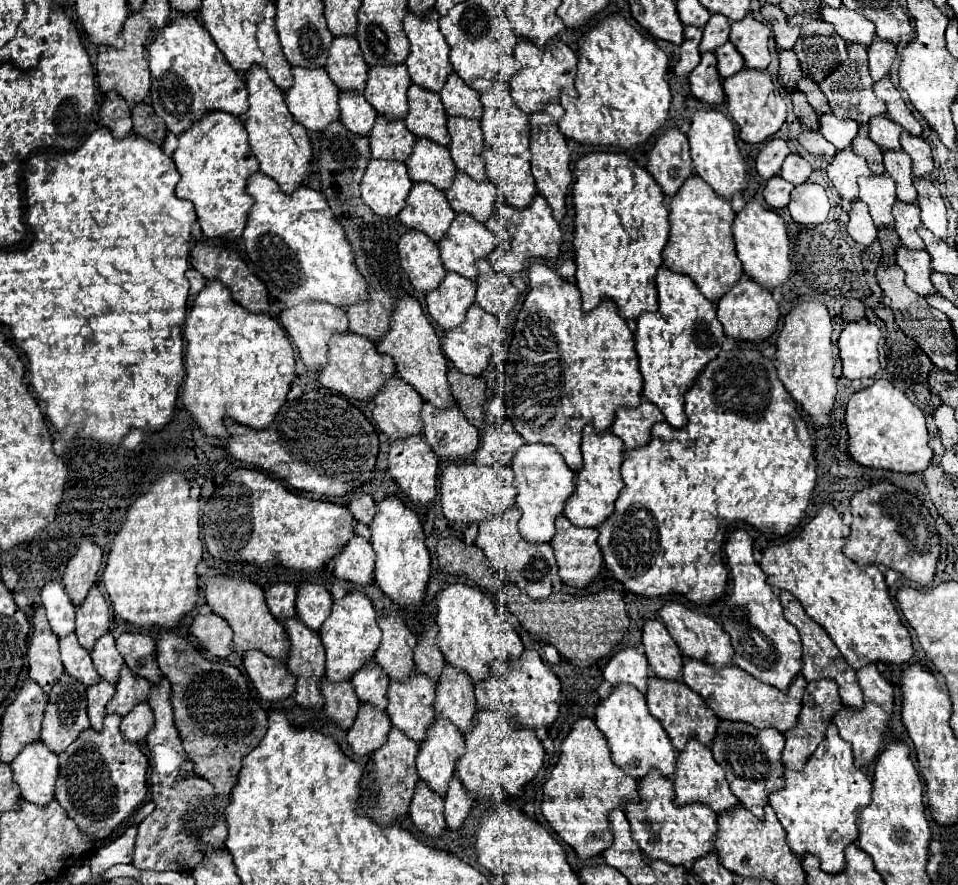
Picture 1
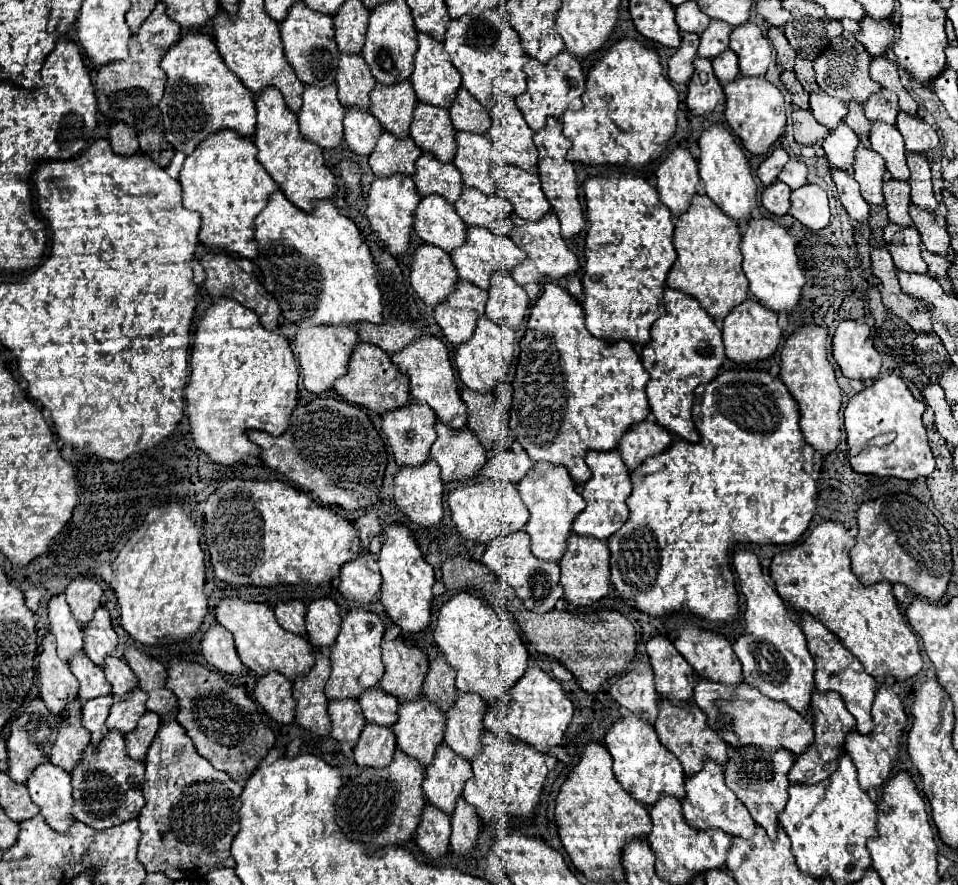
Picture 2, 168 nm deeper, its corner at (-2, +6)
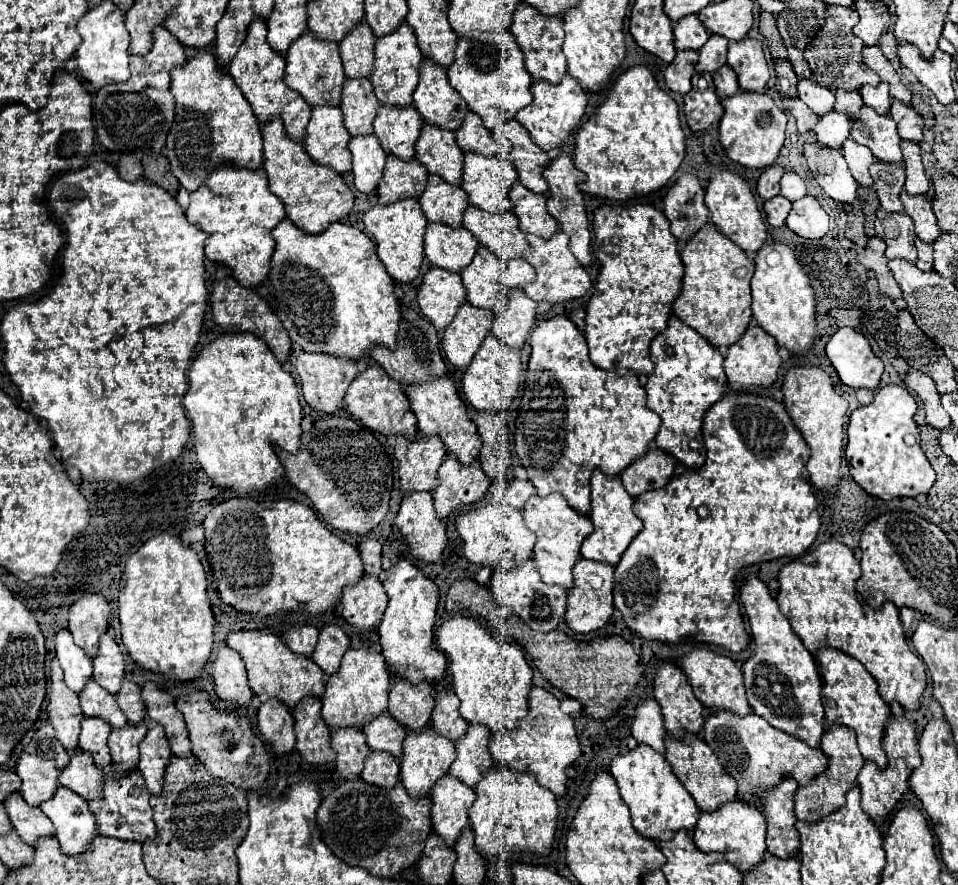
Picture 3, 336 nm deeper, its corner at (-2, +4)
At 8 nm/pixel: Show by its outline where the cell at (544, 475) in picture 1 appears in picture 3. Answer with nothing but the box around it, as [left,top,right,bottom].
[523,495,593,591]

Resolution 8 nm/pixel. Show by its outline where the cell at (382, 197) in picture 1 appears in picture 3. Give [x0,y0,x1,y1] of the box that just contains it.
[363,199,427,283]

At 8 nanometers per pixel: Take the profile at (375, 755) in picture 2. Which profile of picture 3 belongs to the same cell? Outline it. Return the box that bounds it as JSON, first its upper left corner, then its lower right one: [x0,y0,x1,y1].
[361,751,399,789]

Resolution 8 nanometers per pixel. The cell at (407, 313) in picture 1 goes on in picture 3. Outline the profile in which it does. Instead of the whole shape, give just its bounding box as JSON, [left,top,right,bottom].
[405,377,481,465]

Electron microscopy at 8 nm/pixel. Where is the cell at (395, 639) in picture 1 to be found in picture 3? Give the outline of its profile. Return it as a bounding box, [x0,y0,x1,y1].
[389,677,435,733]

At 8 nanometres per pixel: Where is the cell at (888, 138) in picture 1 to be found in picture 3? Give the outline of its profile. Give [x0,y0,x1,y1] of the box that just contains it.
[861,83,891,113]

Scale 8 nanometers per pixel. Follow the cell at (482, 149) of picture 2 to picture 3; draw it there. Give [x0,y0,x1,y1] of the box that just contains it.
[463,155,519,213]

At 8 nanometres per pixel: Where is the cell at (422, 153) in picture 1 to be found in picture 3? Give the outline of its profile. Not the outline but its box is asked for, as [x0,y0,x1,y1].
[419,175,469,229]

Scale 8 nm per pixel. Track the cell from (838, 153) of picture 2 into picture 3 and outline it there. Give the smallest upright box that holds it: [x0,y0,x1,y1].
[813,111,849,149]

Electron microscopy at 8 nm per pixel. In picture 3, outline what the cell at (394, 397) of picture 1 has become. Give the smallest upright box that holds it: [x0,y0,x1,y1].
[395,435,445,495]

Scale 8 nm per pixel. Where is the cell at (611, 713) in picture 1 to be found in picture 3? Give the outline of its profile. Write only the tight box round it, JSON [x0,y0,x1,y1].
[611,745,699,841]

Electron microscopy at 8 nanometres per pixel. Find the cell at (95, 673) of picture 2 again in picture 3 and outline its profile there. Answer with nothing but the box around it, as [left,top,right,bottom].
[81,681,129,729]

